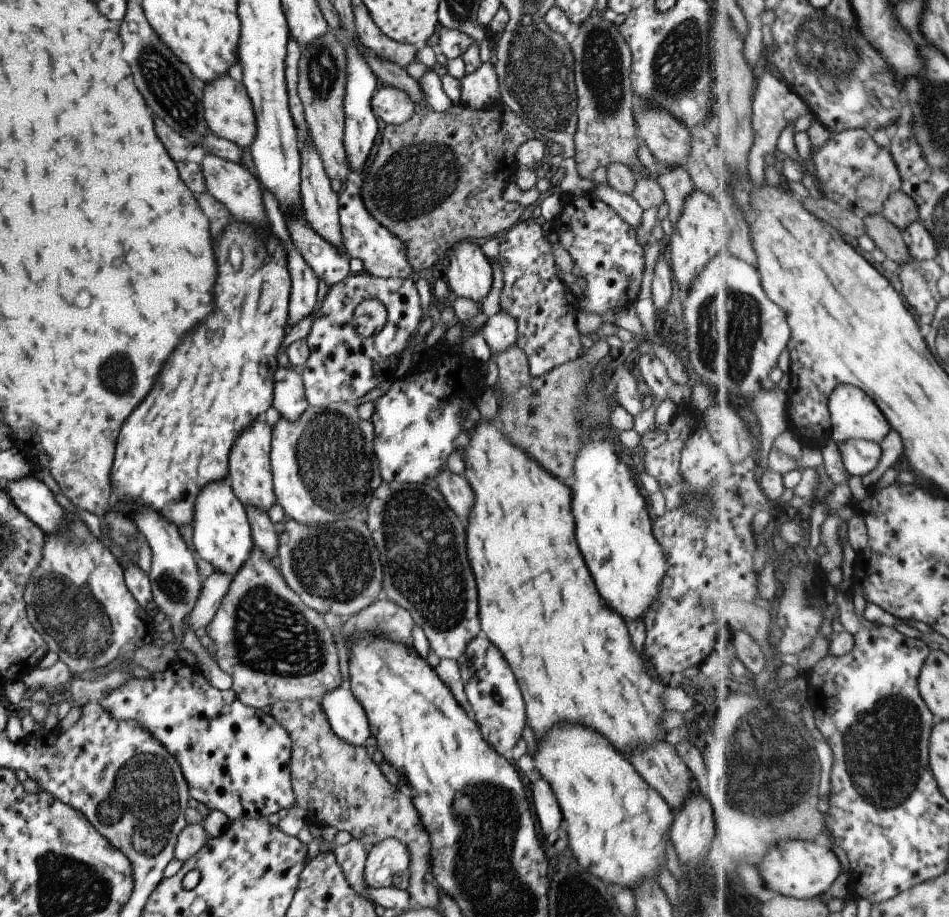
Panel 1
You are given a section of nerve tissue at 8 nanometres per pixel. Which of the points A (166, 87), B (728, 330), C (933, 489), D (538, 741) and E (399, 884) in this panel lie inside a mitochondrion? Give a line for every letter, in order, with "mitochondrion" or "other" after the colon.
A: mitochondrion
B: mitochondrion
C: other
D: other
E: other

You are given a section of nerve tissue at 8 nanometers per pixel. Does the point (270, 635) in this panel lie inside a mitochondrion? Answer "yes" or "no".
yes

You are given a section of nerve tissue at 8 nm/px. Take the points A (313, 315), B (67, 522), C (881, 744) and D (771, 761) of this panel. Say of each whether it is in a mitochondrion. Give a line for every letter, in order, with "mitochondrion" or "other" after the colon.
A: other
B: other
C: mitochondrion
D: mitochondrion

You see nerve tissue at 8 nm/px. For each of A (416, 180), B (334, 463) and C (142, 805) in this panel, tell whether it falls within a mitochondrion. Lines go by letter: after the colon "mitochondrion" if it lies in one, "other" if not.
A: mitochondrion
B: mitochondrion
C: mitochondrion

